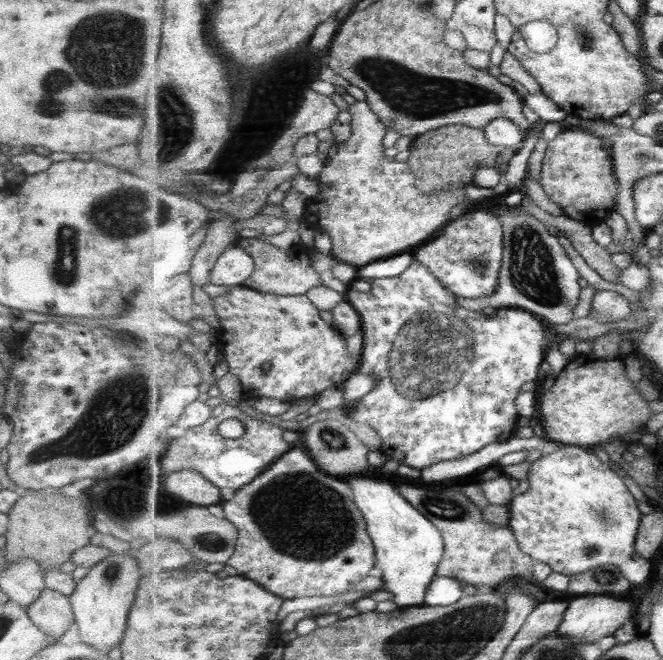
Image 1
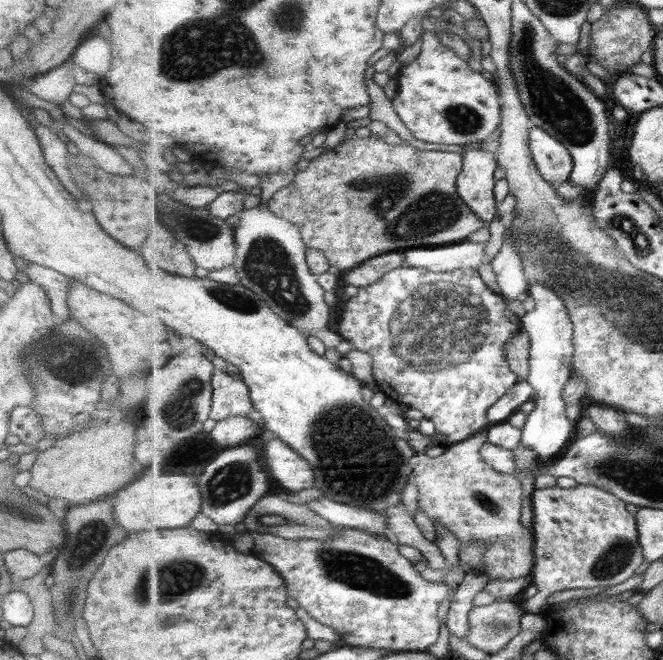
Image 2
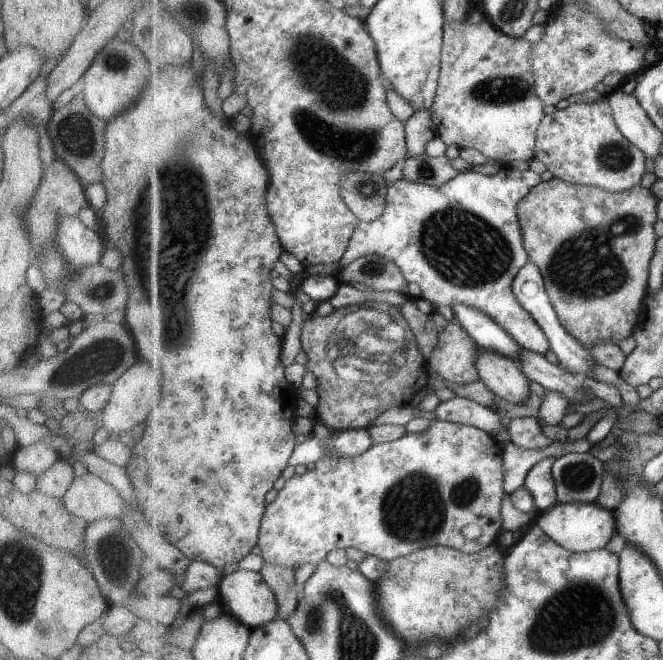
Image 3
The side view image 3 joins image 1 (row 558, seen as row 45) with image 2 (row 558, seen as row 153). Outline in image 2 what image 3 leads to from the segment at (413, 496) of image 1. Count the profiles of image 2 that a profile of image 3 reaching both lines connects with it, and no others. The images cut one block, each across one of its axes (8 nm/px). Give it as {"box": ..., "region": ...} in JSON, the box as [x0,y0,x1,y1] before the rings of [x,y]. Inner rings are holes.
{"box":[414,430,536,581],"region":[[[481,430],[473,436],[469,436],[464,442],[447,446],[446,454],[438,458],[430,458],[427,454],[416,457],[414,480],[417,489],[420,491],[418,505],[427,517],[434,522],[439,522],[450,531],[460,542],[460,550],[465,548],[473,540],[485,540],[487,551],[483,555],[483,568],[489,581],[493,580],[513,580],[521,576],[532,575],[536,568],[536,555],[534,546],[536,536],[530,528],[522,524],[524,487],[516,476],[502,474],[501,471],[494,470],[485,462],[481,455],[483,444],[487,443],[488,432]]]}

